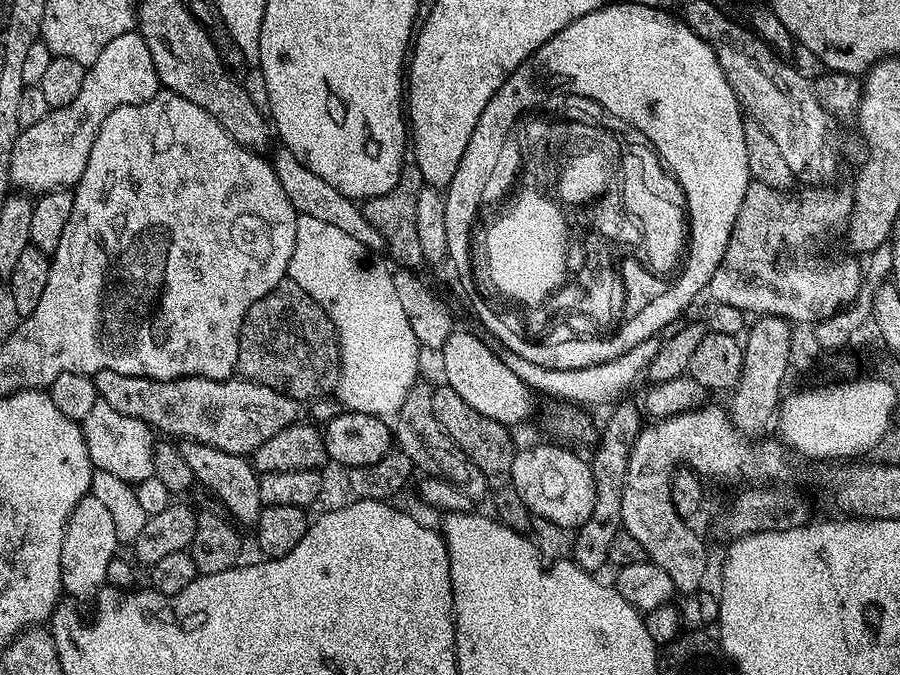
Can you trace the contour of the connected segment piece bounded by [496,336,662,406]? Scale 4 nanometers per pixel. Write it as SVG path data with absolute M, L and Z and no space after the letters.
M652 336L646 342L638 342L638 346L634 346L634 350L626 350L626 354L622 354L610 362L602 362L598 366L571 368L570 370L538 366L538 362L530 362L518 354L514 354L514 350L503 346L497 347L496 353L498 354L498 358L502 358L502 362L506 362L506 367L508 367L513 374L518 374L518 378L522 378L522 382L526 382L526 386L535 393L540 394L540 392L545 392L548 396L558 396L562 399L560 401L569 402L574 406L608 403L608 405L611 405L625 395L623 392L626 391L639 376L643 377L645 373L647 373L648 367L654 362L655 356L660 350L661 343L662 340L660 336Z

